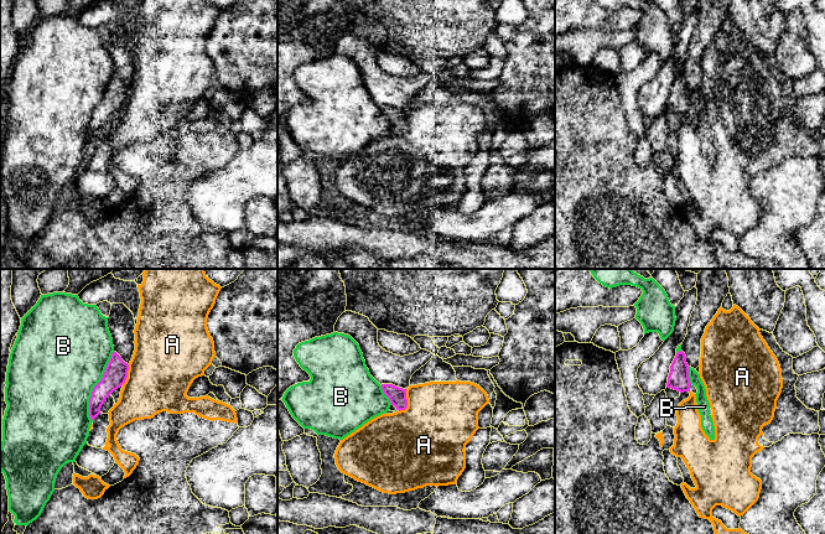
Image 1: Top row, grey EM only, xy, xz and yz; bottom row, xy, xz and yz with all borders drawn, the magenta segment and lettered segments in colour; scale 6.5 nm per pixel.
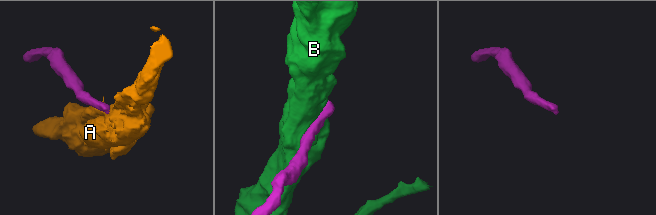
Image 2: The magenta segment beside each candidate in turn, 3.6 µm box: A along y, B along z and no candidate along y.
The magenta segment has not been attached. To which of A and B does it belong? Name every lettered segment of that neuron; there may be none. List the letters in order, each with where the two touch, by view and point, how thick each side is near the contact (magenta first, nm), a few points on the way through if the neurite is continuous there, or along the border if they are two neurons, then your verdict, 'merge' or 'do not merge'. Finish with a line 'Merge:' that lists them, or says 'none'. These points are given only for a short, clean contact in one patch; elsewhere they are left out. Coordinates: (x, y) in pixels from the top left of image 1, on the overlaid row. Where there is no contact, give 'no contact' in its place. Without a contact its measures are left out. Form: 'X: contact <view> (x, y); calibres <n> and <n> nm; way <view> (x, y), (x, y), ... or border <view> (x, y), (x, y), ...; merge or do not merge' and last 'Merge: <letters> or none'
A: contact xz (406, 402); calibres 120 and 480 nm; border xz (406, 389), (406, 407), (399, 411); do not merge
B: contact xy (96, 385); calibres 150 and 500 nm; do not merge
Merge: none

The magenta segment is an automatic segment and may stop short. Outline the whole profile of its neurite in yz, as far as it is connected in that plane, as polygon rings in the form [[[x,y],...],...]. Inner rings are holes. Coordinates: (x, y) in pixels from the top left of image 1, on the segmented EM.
[[[701,269],[696,281],[697,301],[690,317],[688,335],[676,353],[668,377],[666,388],[690,392],[689,368],[700,365],[701,338],[725,297],[730,294],[728,278],[723,269]]]

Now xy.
[[[113,352],[111,358],[105,368],[102,380],[93,388],[89,399],[89,416],[94,420],[100,414],[100,408],[105,399],[128,378],[129,364],[121,357]]]

